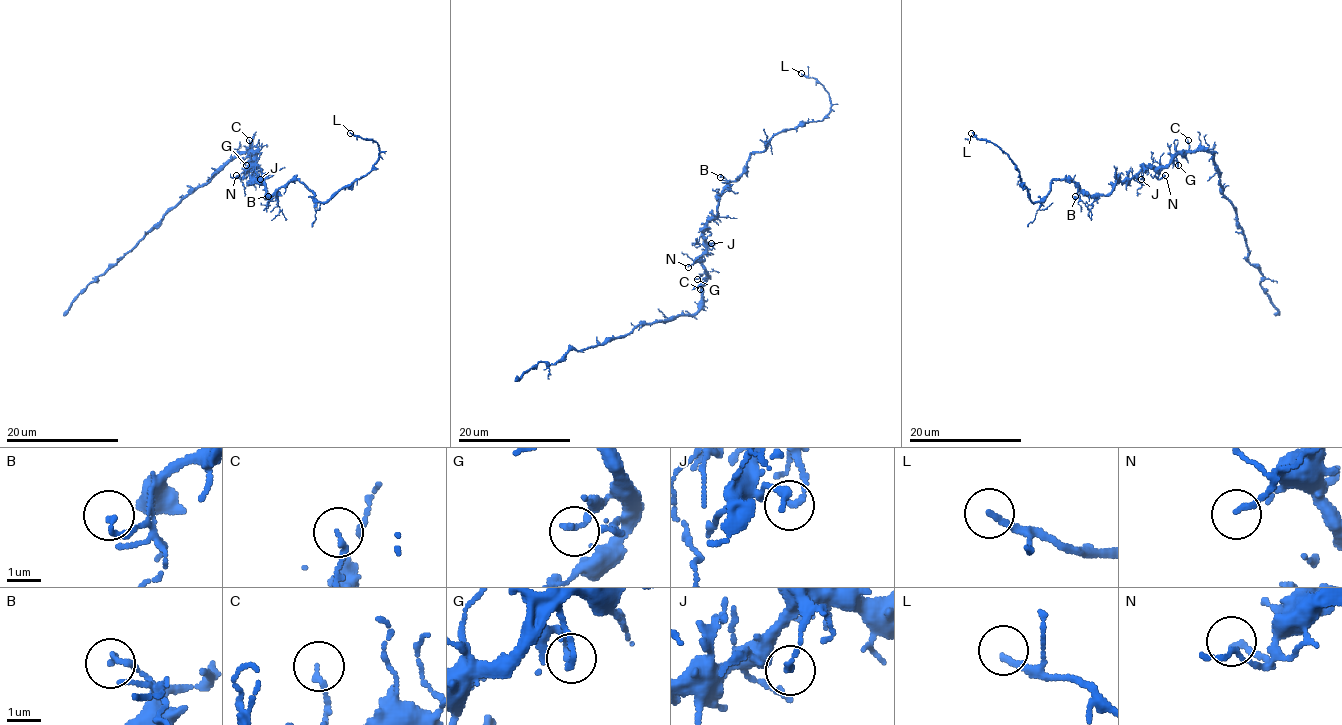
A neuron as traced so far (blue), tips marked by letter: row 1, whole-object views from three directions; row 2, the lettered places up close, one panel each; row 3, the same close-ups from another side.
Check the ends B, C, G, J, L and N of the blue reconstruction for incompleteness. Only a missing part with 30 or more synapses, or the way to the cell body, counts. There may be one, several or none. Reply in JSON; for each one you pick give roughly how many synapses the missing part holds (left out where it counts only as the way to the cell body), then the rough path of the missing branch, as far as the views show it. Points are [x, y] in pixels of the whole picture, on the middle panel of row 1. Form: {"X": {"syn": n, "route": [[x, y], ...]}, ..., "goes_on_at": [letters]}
{"L": {"route": [[801, 73], [793, 67], [791, 59], [831, 55], [841, 56], [846, 62], [857, 60]]}, "goes_on_at": ["L"]}

